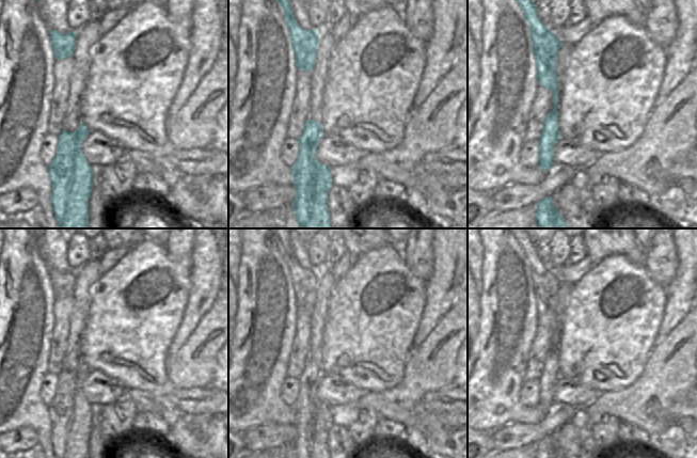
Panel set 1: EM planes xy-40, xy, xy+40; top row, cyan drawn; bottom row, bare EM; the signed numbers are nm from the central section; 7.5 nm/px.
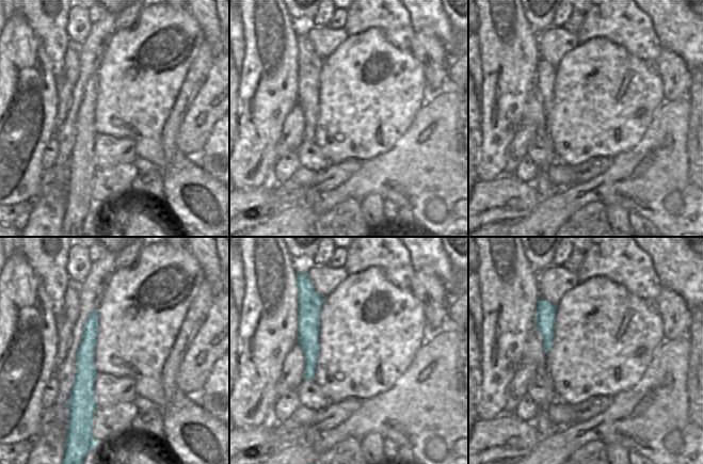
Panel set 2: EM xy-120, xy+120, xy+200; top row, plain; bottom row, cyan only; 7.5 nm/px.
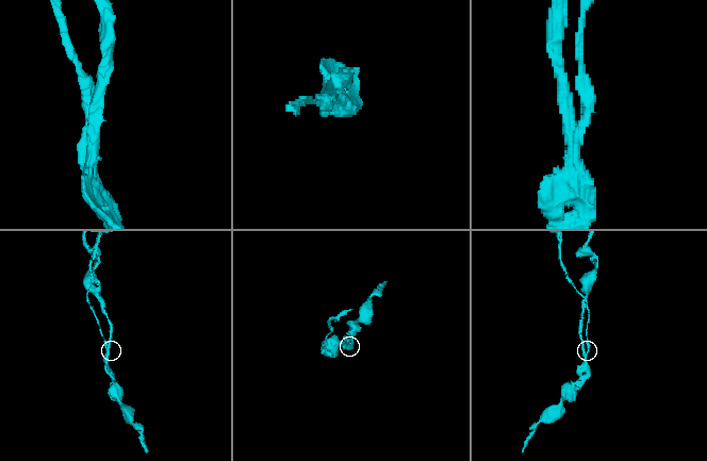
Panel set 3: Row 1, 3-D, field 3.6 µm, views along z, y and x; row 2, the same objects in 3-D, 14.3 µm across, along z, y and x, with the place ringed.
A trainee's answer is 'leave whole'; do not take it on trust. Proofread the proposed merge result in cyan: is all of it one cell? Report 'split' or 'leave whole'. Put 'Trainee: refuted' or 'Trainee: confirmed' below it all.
split
Trainee: refuted

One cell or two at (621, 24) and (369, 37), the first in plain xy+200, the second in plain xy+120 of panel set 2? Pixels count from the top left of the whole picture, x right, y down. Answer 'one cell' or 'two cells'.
two cells

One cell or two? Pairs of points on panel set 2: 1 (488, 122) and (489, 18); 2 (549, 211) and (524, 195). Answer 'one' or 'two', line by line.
1: one
2: two

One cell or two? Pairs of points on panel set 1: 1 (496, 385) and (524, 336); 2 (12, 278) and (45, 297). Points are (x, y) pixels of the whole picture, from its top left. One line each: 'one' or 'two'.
1: one
2: one

